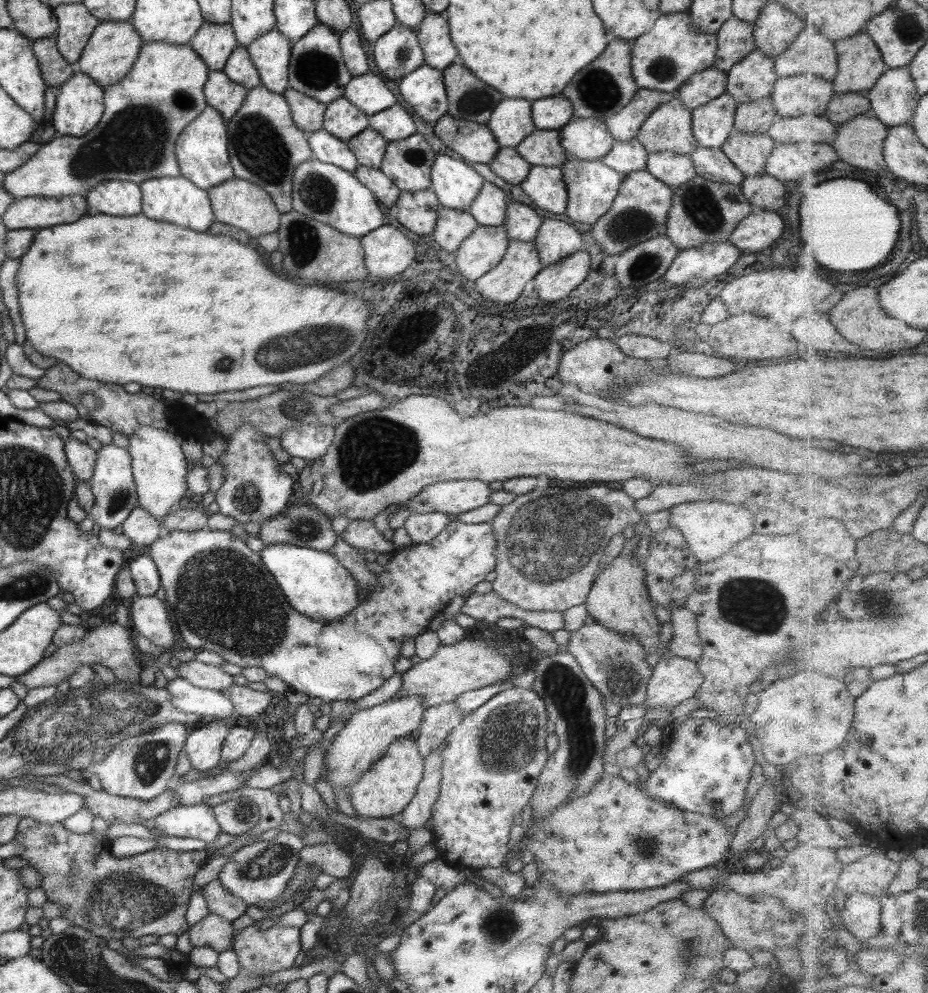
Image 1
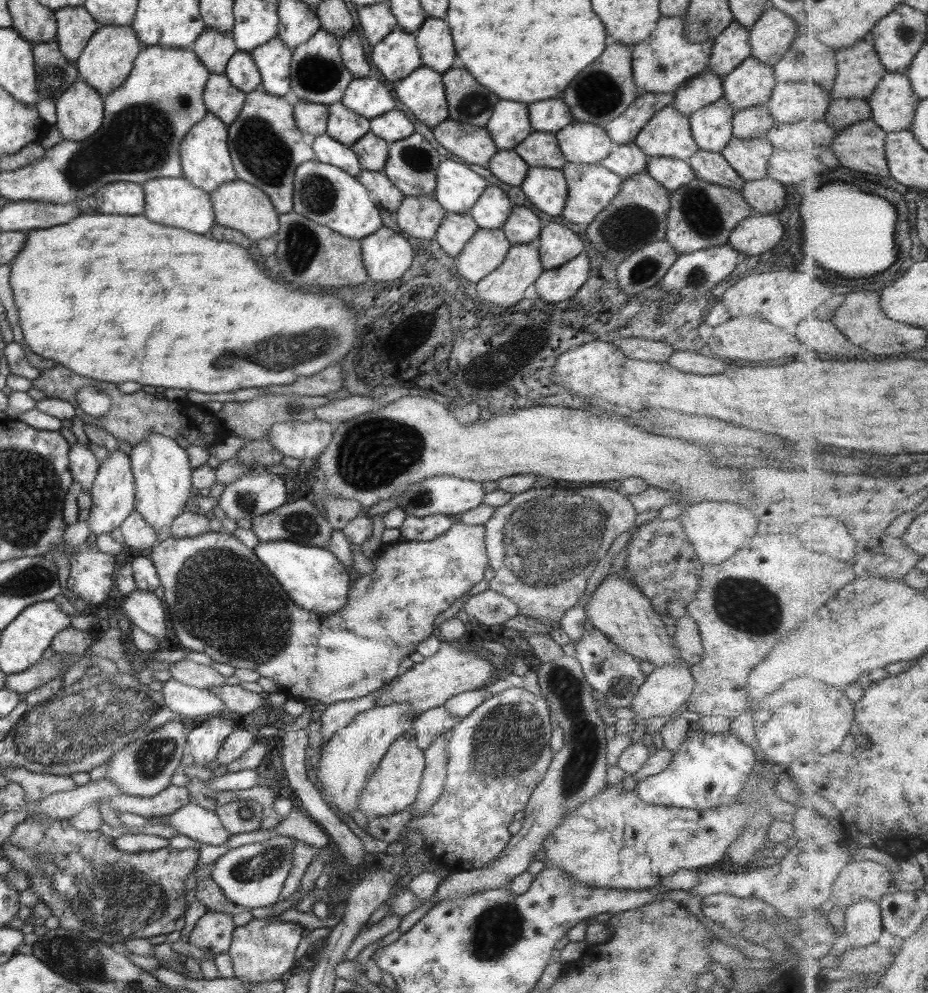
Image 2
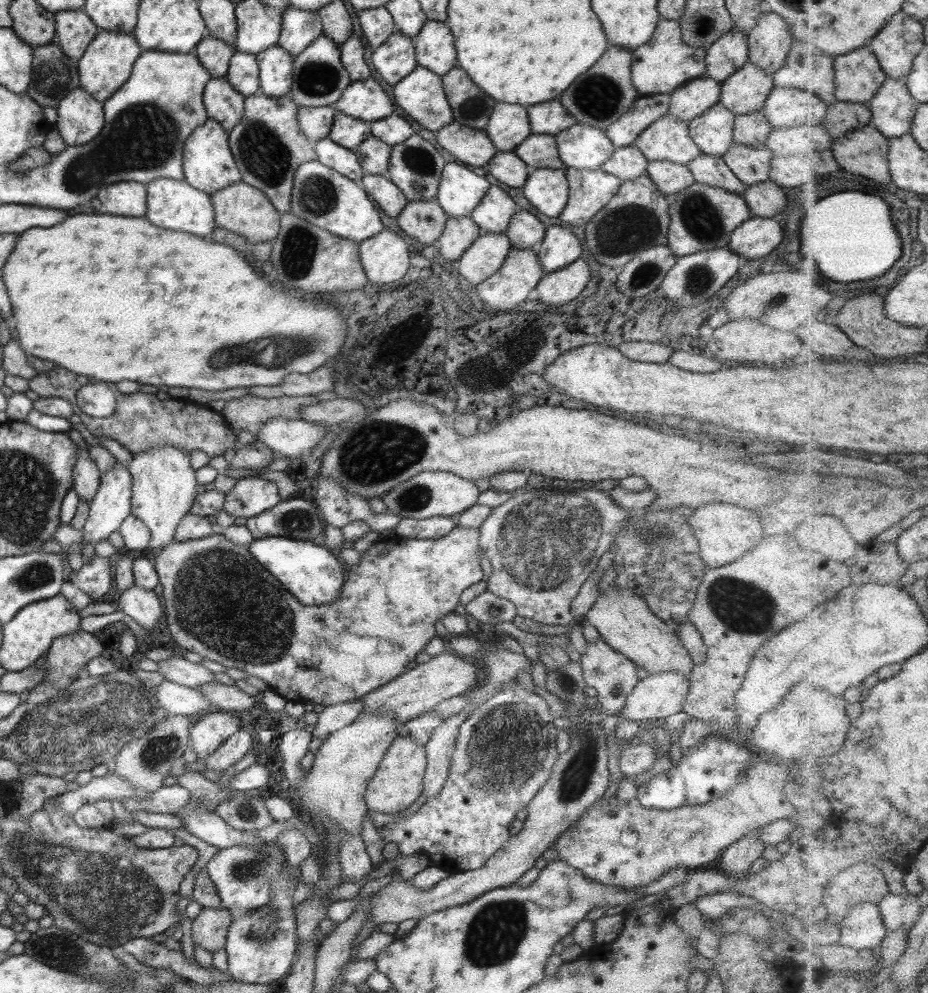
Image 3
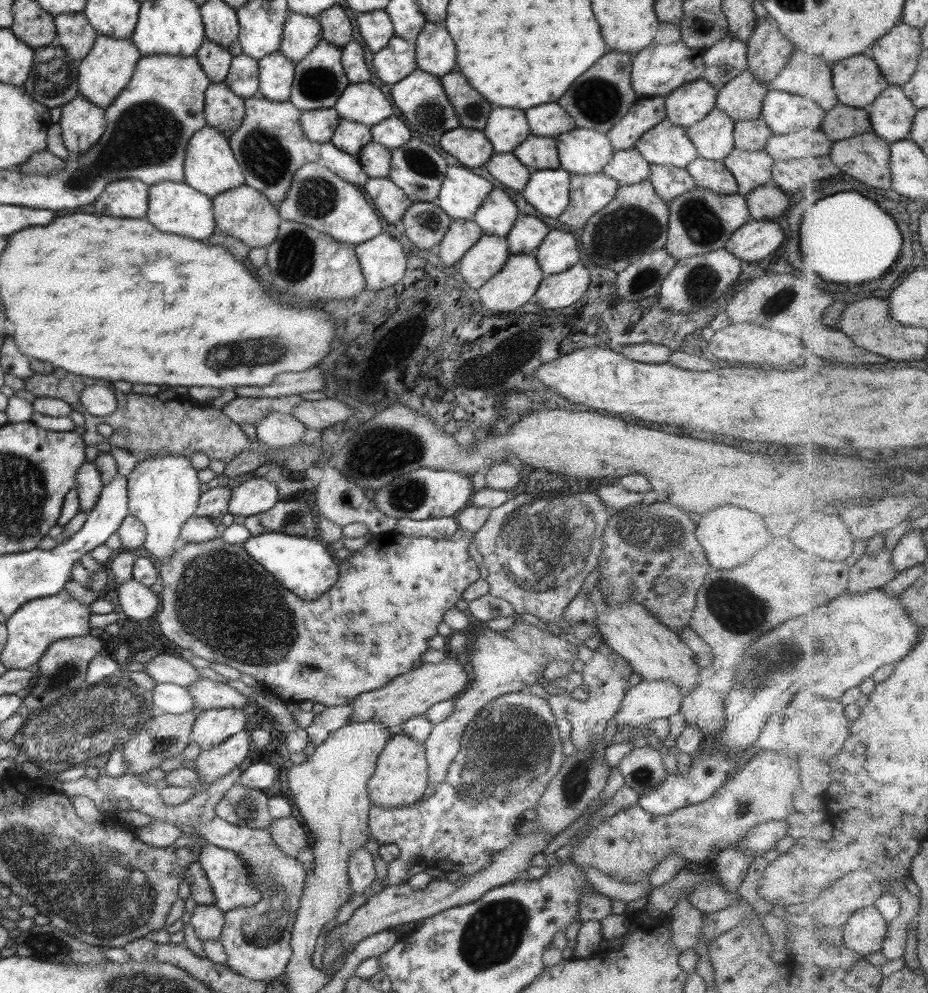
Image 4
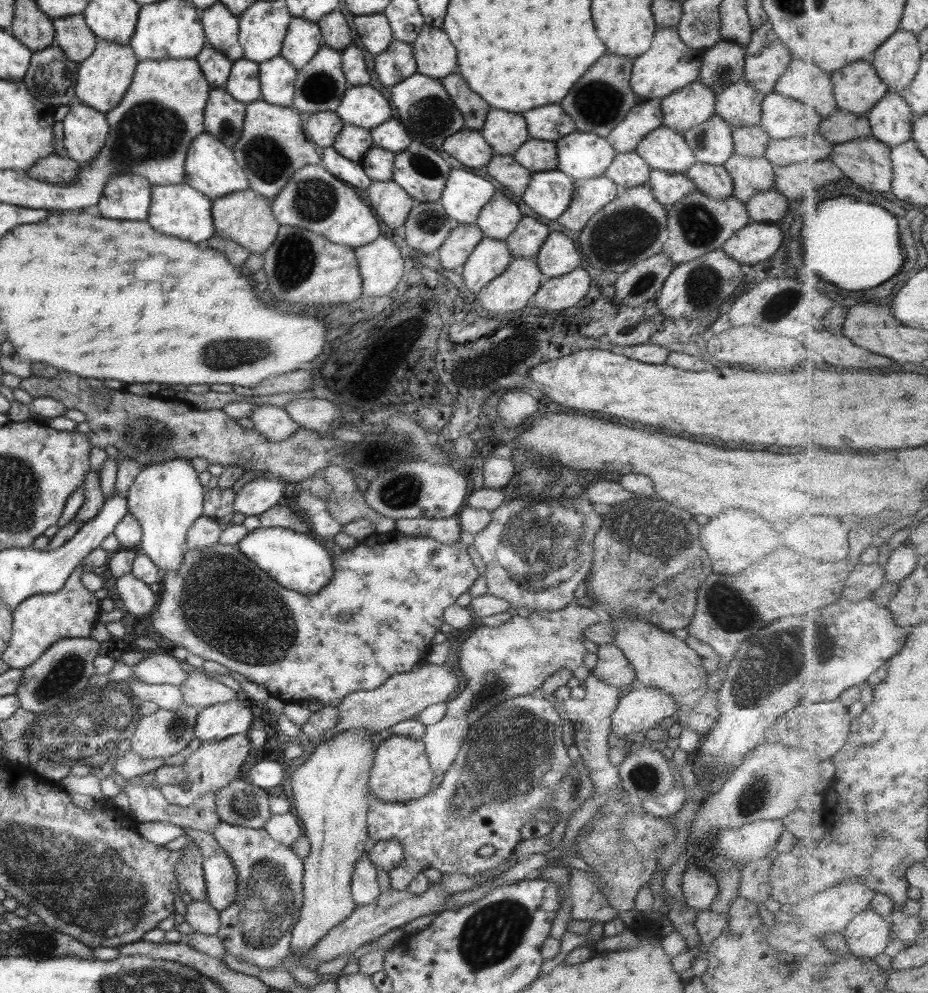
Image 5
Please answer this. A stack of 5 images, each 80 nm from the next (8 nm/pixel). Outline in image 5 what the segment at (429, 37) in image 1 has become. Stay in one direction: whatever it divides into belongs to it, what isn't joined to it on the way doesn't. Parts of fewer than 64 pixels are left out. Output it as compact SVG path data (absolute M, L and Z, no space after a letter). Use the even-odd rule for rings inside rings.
M424 24L412 42L416 73L442 79L455 72L455 48L442 29Z

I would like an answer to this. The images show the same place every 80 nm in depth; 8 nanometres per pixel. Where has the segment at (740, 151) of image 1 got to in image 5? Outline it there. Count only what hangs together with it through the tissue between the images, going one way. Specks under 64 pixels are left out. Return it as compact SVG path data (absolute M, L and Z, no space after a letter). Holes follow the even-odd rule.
M732 154L722 167L732 180L731 197L744 203L756 192L765 192L774 185L773 165L762 156L745 157Z

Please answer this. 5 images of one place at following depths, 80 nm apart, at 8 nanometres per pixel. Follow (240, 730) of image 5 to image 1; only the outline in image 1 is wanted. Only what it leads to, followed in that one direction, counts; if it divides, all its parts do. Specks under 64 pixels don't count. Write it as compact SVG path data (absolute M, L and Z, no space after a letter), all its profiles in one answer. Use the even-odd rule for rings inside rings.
M209 719L189 731L183 751L193 769L204 772L218 764L220 748L229 729L230 722Z

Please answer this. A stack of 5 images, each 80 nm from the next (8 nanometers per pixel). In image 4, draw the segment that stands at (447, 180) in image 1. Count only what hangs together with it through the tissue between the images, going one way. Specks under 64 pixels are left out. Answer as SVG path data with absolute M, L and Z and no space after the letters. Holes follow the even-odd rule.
M447 165L443 182L440 186L435 205L441 209L450 219L472 221L475 211L481 206L493 186L489 181L477 175L475 171L466 167Z

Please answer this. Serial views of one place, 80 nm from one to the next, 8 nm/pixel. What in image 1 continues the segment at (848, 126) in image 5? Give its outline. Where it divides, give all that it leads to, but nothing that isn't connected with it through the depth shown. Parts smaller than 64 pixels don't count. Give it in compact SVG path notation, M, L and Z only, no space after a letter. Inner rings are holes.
M865 92L836 93L830 100L825 115L829 120L841 126L855 116L871 113L871 110L872 102Z

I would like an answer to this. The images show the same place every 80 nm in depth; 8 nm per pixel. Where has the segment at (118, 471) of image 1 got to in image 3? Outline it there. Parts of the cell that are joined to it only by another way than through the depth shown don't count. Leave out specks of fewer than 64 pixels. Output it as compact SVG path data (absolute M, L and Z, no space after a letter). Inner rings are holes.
M115 462L111 470L99 476L99 487L88 504L88 517L81 533L80 545L82 547L85 544L94 546L100 540L106 540L111 532L118 530L123 519L131 514L131 476L128 471Z

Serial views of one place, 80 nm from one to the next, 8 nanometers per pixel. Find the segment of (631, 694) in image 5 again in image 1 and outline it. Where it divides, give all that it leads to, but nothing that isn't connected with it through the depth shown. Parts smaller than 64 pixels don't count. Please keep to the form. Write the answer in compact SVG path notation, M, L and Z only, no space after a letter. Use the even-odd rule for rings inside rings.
M661 656L652 668L651 676L645 686L645 698L642 700L641 706L645 709L657 706L671 711L683 700L693 697L701 683L702 675L697 670L696 662L679 656Z

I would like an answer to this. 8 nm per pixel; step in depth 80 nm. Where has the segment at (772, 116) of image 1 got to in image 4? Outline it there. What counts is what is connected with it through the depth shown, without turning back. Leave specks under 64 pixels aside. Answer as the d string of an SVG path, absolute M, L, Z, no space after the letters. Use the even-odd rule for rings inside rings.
M761 118L739 120L734 123L732 139L734 148L745 152L763 151L767 139L772 135L771 130Z

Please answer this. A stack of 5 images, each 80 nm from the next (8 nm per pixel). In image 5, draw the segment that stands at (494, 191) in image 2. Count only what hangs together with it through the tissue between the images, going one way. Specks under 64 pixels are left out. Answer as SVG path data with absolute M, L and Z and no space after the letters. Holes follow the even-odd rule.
M496 190L489 203L483 205L475 223L483 237L504 241L515 230L521 217L516 204Z

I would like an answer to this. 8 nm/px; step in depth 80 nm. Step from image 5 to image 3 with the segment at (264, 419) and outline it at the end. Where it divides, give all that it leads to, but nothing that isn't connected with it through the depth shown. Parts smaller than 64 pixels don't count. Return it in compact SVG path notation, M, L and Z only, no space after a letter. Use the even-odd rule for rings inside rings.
M271 418L259 428L256 440L269 451L297 462L323 439L326 429L302 419Z

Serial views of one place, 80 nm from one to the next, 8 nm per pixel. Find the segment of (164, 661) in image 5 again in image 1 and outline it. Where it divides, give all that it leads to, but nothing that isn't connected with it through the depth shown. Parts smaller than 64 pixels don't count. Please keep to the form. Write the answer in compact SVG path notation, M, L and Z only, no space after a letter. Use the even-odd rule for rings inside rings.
M194 659L179 663L175 671L177 677L187 680L197 688L218 691L233 684L233 676L221 671L218 666L206 665Z

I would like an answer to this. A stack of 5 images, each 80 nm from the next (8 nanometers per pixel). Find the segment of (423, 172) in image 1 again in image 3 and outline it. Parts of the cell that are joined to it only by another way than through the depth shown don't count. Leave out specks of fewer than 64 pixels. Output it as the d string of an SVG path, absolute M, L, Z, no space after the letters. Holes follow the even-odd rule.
M413 133L401 144L390 147L386 177L399 188L408 202L431 201L437 194L444 163L443 157L433 145Z

